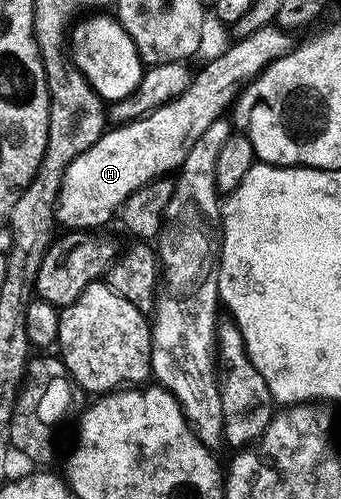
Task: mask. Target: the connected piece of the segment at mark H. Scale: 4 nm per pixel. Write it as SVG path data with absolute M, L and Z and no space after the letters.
M276 26L260 28L255 30L255 34L234 39L234 44L226 52L221 52L214 60L207 61L205 68L196 69L192 82L187 86L187 90L183 90L183 94L179 94L179 98L159 106L151 114L135 122L110 127L99 138L99 142L95 142L95 146L83 150L83 154L79 154L79 158L75 158L71 166L67 166L57 199L58 225L66 224L64 227L69 230L101 230L112 216L114 219L121 204L127 202L127 198L135 194L135 190L147 186L152 180L160 180L176 173L183 158L187 158L191 146L199 142L199 134L203 134L203 130L207 130L211 122L226 115L227 109L241 95L241 89L271 62L286 56L291 50L289 40L290 33Z

